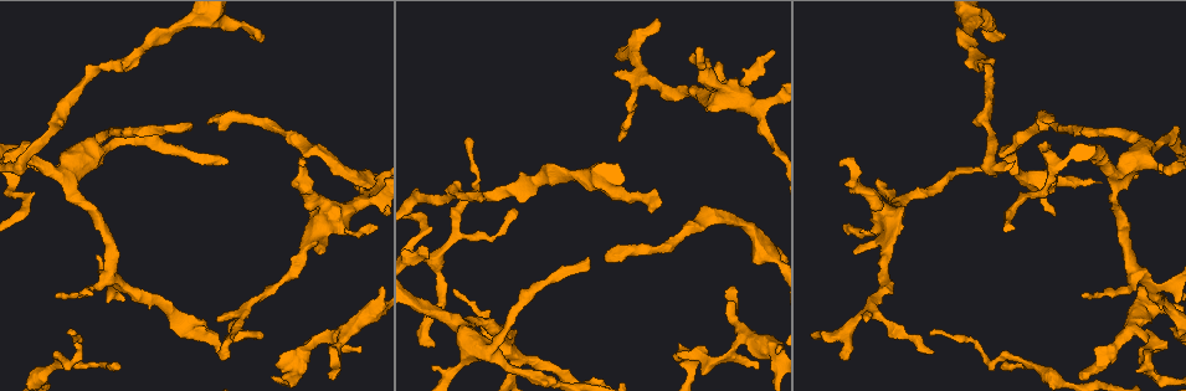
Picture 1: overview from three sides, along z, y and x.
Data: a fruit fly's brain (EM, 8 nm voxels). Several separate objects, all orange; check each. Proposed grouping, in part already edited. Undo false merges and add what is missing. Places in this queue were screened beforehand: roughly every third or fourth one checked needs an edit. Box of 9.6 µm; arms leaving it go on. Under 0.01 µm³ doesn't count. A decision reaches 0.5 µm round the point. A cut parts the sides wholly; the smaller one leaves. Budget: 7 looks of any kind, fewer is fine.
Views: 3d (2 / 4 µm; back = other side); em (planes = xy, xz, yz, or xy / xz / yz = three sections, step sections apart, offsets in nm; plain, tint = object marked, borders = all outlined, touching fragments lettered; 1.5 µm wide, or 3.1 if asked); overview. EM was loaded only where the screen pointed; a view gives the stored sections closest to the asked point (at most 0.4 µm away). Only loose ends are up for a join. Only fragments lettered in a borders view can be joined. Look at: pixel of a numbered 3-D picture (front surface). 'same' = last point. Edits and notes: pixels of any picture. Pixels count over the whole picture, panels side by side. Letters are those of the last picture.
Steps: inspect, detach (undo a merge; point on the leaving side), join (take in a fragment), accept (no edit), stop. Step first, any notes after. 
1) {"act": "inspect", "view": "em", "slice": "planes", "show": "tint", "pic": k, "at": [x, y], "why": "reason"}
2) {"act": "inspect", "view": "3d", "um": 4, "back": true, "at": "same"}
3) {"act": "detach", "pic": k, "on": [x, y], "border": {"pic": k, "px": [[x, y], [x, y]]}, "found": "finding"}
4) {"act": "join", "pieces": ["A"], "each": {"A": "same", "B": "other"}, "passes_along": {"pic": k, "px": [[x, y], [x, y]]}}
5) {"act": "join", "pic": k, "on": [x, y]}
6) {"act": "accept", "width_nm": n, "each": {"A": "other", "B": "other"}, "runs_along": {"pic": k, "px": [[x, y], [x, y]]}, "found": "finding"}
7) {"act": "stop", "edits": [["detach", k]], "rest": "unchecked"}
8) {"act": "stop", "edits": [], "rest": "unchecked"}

{"act": "inspect", "view": "3d", "um": 4, "pic": 1, "at": [618, 51], "why": "an open end"}

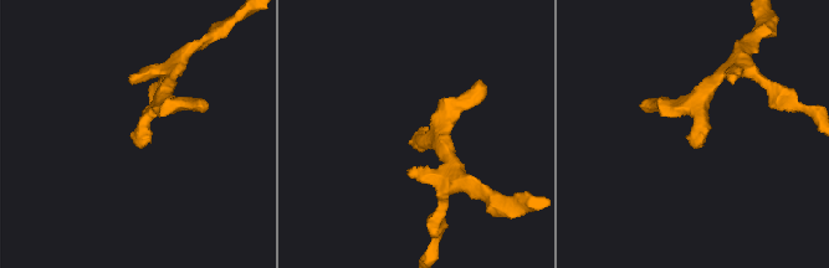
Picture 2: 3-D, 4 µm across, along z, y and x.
{"act": "inspect", "view": "em", "slice": "planes", "show": "borders", "pic": 2, "at": [416, 133]}

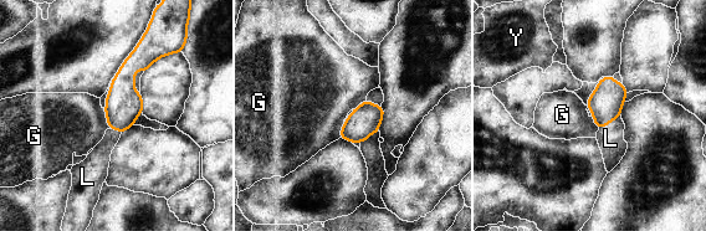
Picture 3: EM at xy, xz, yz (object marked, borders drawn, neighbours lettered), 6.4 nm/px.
{"act": "join", "pieces": ["L"], "each": {"G": "other", "L": "same", "Y": "other"}, "found": "the neuron continues"}

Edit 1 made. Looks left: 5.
{"act": "inspect", "view": "em", "slice": "yz", "step": 4, "show": "tint", "pic": 1, "at": [516, 209], "why": "thin end"}

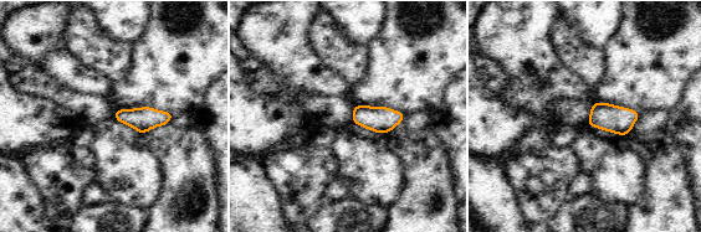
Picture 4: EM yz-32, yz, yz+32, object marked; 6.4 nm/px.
{"act": "inspect", "view": "em", "slice": "planes", "show": "borders", "at": "same", "why": "another direction"}

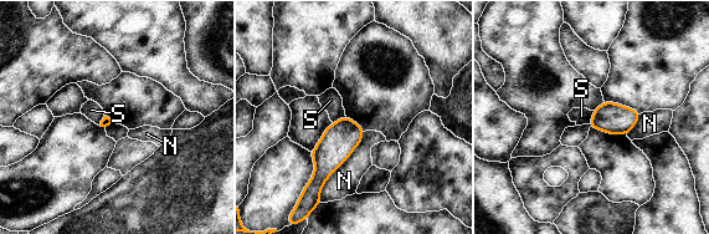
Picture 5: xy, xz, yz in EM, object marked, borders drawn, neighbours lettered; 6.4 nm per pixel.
{"act": "accept", "each": {"N": "other", "S": "other"}, "border": {"pic": 5, "px": [[365, 131], [319, 199]]}, "found": "no lettered fragment goes on from it"}

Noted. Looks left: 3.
{"act": "inspect", "view": "em", "slice": "xz", "step": 4, "show": "tint", "pic": 1, "at": [58, 298], "why": "tapers out"}

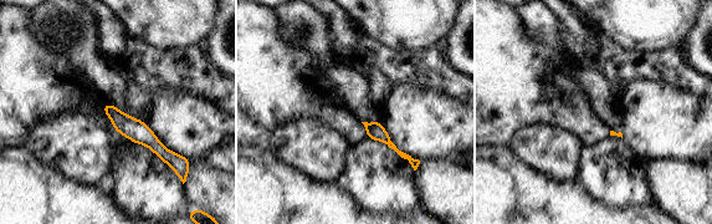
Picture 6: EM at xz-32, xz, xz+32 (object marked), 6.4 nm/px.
{"act": "inspect", "view": "em", "slice": "xy", "step": 8, "show": "borders", "at": "same", "why": "cut it another way"}

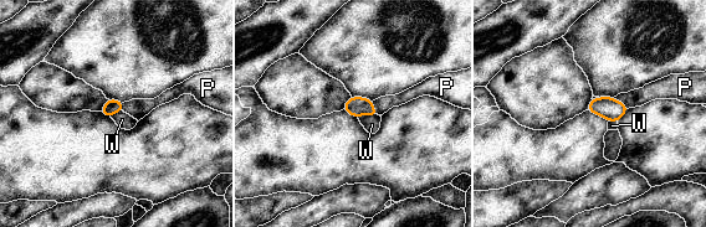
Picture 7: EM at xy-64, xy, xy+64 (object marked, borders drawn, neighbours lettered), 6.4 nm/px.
{"act": "accept", "each": {"P": "other", "W": "other"}, "border": {"pic": 7, "px": [[377, 114], [358, 117]]}, "found": "none of them fits"}

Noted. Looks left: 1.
{"act": "stop", "edits": [["join", 3]], "rest": "unchecked"}

